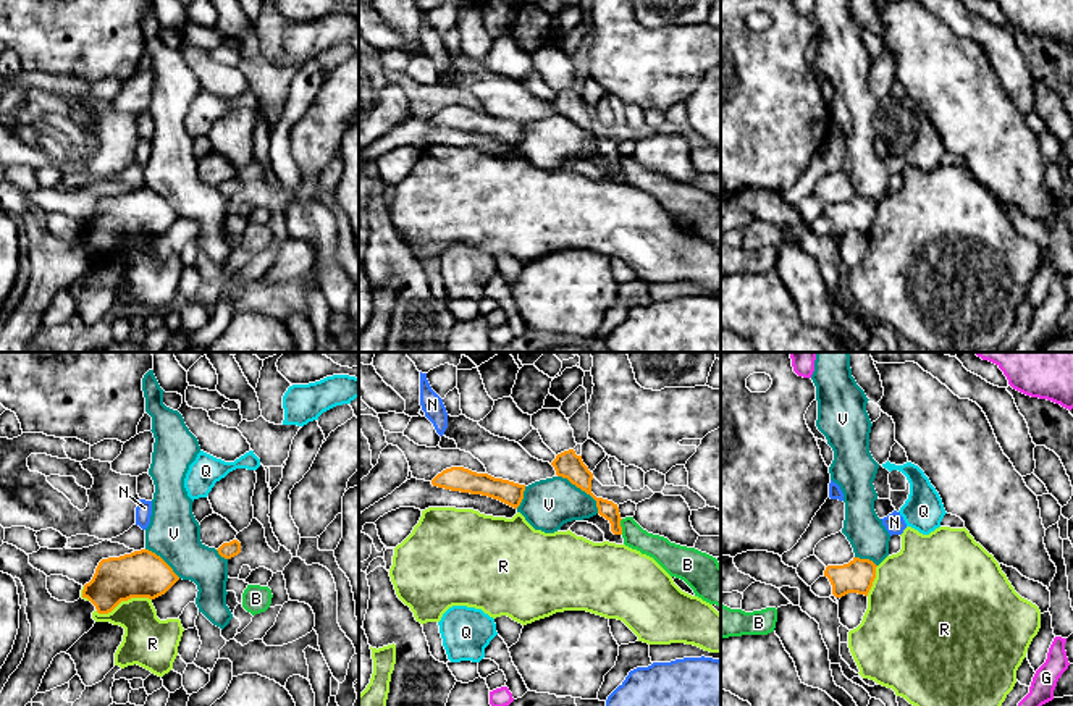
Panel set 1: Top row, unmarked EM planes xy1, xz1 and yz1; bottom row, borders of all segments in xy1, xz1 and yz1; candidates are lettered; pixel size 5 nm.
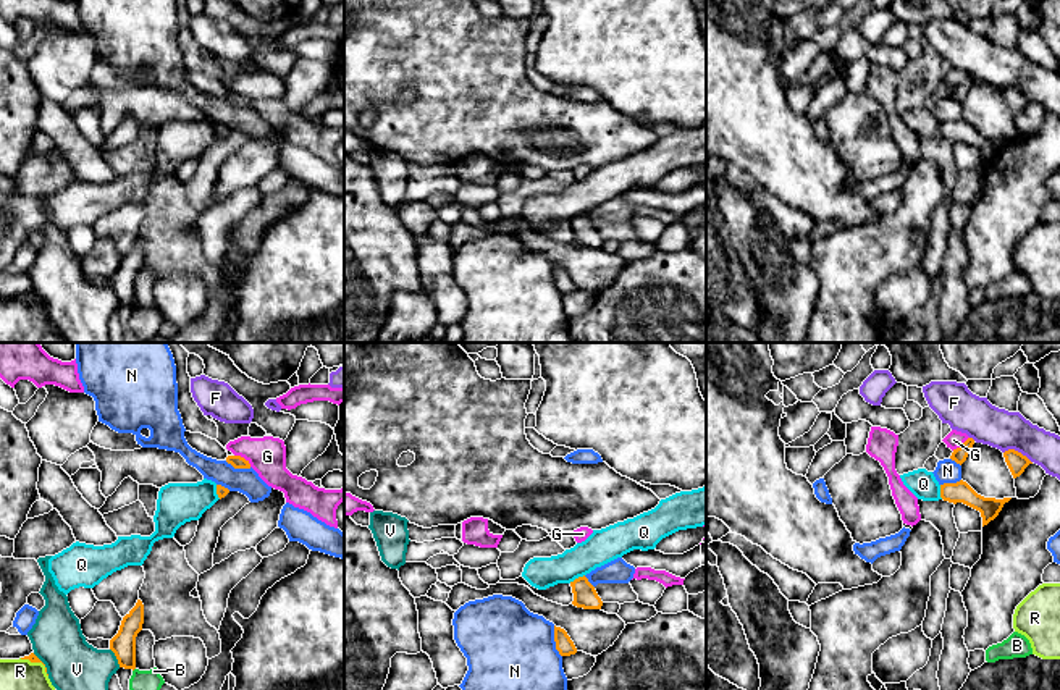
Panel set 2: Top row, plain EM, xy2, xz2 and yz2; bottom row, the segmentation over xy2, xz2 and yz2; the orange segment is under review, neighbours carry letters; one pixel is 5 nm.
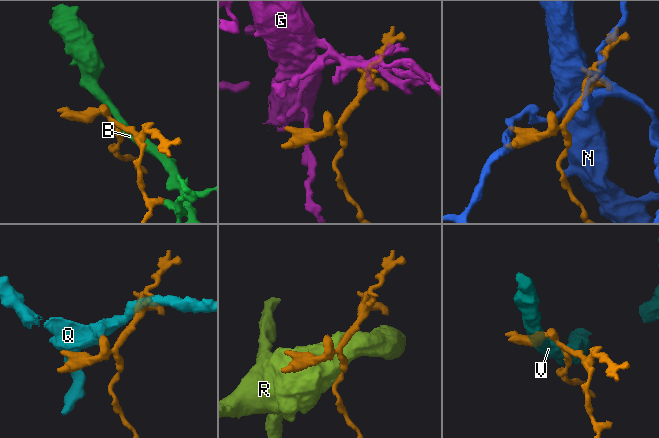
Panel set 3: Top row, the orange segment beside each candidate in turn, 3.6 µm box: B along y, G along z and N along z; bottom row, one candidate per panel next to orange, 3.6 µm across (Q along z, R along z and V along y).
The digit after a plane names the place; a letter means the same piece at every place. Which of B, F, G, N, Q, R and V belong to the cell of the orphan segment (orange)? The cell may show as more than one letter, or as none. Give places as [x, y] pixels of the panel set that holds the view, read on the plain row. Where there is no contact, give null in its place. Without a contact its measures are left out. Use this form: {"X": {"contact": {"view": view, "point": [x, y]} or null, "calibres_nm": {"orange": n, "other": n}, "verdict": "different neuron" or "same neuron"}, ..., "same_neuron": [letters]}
{"B": {"contact": {"view": "xz1", "point": [621, 165]}, "calibres_nm": {"orange": 90, "other": 120}, "verdict": "different neuron"}, "F": {"contact": {"view": "yz2", "point": [1017, 89]}, "calibres_nm": {"orange": 100, "other": 200}, "verdict": "different neuron"}, "G": {"contact": {"view": "xy2", "point": [243, 96]}, "calibres_nm": {"orange": 60, "other": 190}, "verdict": "different neuron"}, "N": {"contact": {"view": "xz2", "point": [555, 278]}, "calibres_nm": {"orange": 90, "other": 460}, "verdict": "different neuron"}, "Q": {"contact": {"view": "xz2", "point": [576, 217]}, "calibres_nm": {"orange": 120, "other": 170}, "verdict": "different neuron"}, "R": {"contact": {"view": "xy1", "point": [123, 238]}, "calibres_nm": {"orange": 240, "other": 260}, "verdict": "different neuron"}, "V": {"contact": {"view": "xz1", "point": [582, 128]}, "calibres_nm": {"orange": 140, "other": 240}, "verdict": "different neuron"}, "same_neuron": []}

